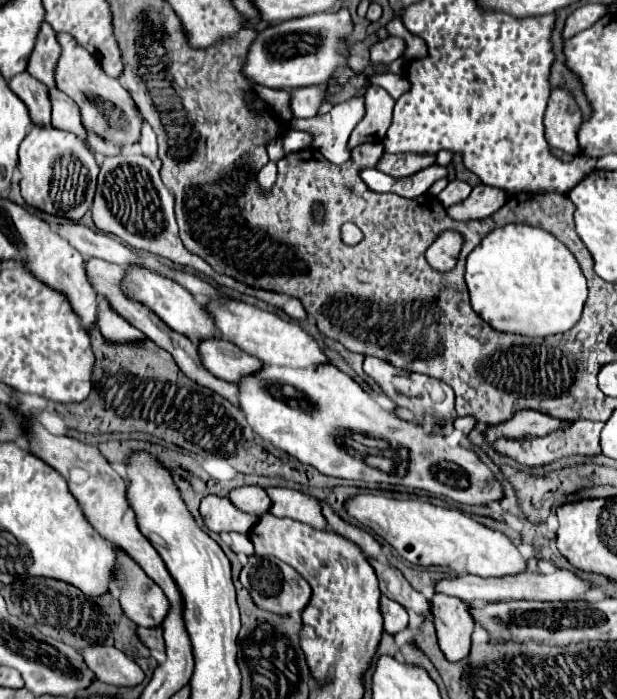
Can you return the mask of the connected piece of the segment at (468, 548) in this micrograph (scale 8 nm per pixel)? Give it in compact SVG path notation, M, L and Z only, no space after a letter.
M360 493L350 501L348 513L388 541L402 559L420 567L450 567L454 561L462 561L464 569L478 577L504 577L526 571L526 561L504 533L476 523L458 509Z

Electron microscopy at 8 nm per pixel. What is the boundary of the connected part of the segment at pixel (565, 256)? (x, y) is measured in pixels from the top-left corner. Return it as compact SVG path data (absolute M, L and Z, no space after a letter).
M506 225L490 231L466 259L466 285L474 311L496 331L556 335L574 327L588 297L586 279L568 247L544 229Z

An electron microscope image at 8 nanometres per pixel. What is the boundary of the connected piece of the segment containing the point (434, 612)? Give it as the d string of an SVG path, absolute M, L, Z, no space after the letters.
M434 593L430 603L430 615L446 659L458 661L468 657L470 635L474 629L474 619L468 605L462 599L454 599L444 593Z

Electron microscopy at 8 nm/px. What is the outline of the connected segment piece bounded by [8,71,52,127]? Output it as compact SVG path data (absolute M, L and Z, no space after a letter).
M26 71L8 81L8 87L26 105L34 125L46 127L50 123L52 105L48 103L48 89L44 83L32 79Z

